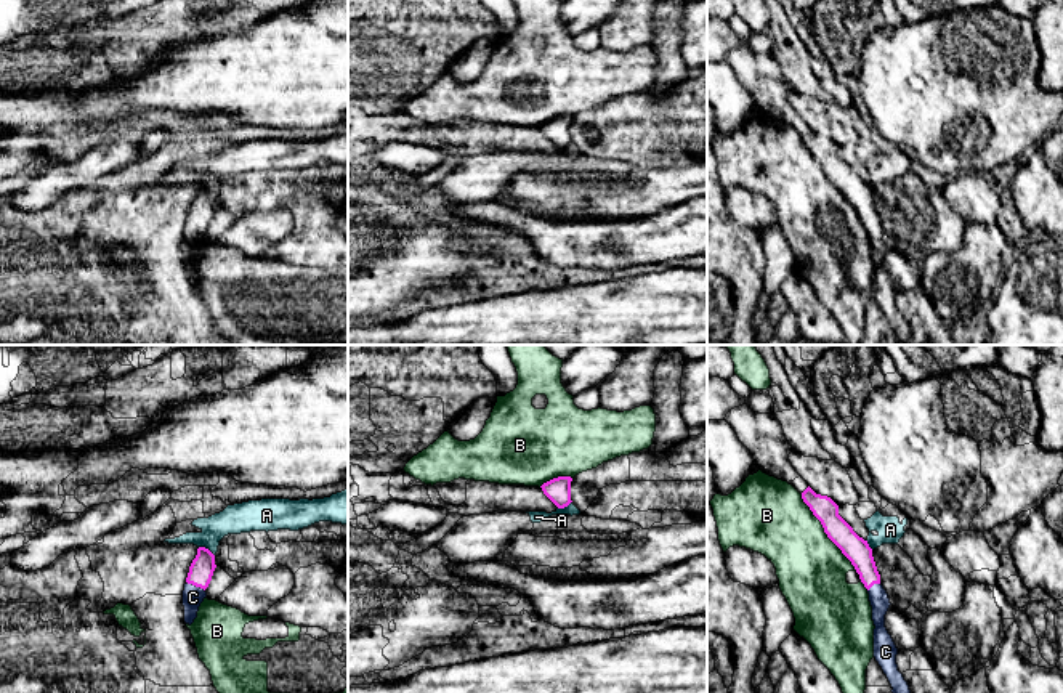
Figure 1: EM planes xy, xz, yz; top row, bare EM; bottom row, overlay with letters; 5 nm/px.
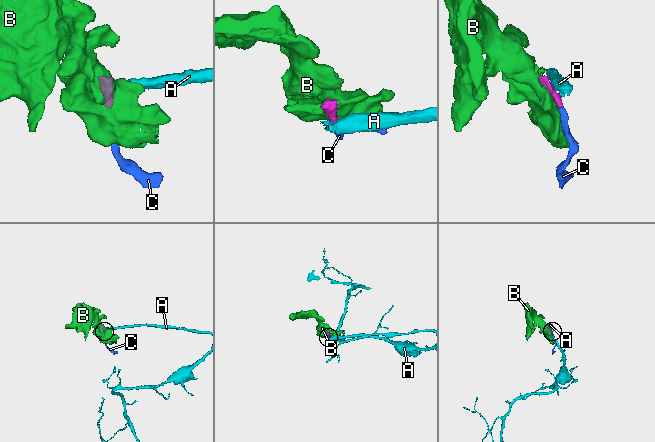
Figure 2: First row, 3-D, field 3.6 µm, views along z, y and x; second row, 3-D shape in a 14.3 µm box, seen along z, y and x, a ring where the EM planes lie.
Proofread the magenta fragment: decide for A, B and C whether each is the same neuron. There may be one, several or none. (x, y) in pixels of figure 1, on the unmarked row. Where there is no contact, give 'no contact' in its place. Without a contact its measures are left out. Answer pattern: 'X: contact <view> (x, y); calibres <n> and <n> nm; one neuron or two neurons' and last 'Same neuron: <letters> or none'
A: contact xy (207, 190); calibres 120 and 150 nm; two neurons
B: contact yz (824, 172); calibres 120 and 340 nm; two neurons
C: contact xy (196, 226); calibres 120 and 100 nm; one neuron
Same neuron: C

